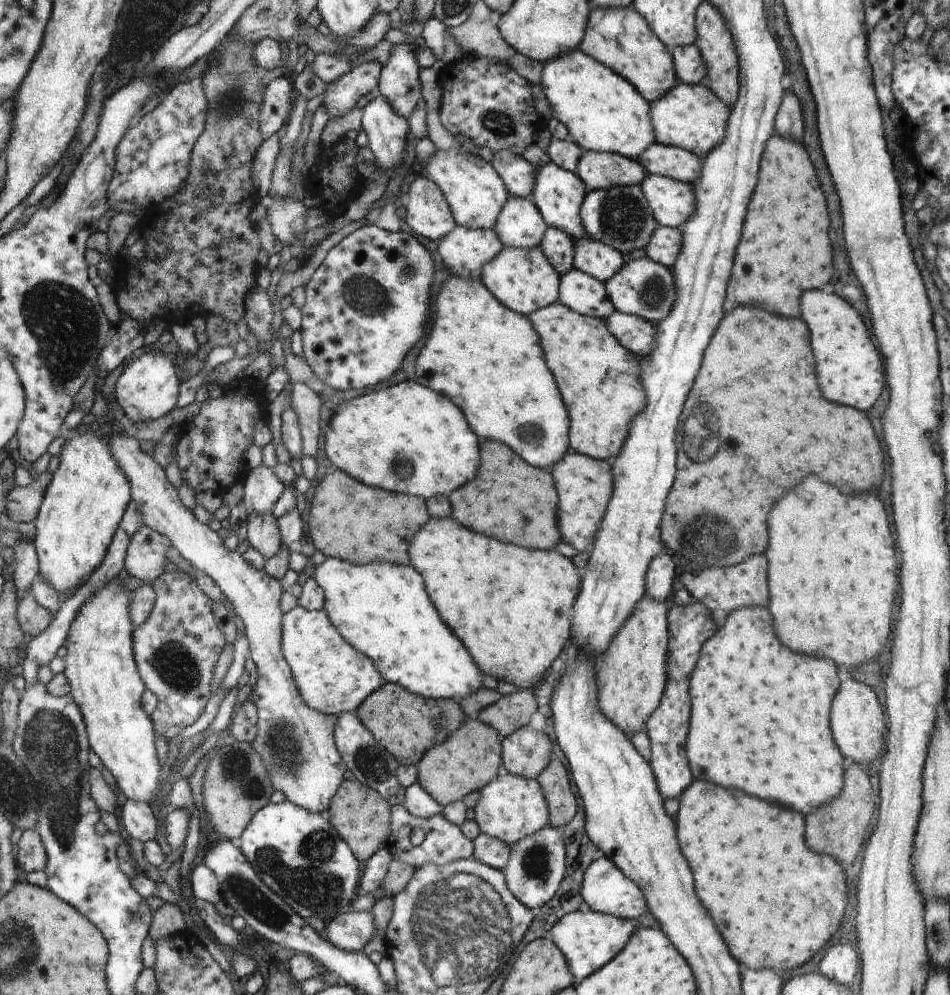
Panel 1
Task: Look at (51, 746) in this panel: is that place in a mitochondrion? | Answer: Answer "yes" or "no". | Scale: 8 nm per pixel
yes

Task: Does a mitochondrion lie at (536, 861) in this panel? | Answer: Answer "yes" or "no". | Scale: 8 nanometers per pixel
yes

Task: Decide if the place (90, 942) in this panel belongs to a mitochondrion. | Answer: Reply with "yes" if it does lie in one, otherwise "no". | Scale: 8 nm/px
no

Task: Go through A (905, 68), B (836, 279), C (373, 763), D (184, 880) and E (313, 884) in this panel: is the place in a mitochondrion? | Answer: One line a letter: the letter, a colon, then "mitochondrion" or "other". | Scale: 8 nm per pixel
A: other
B: other
C: mitochondrion
D: other
E: mitochondrion

